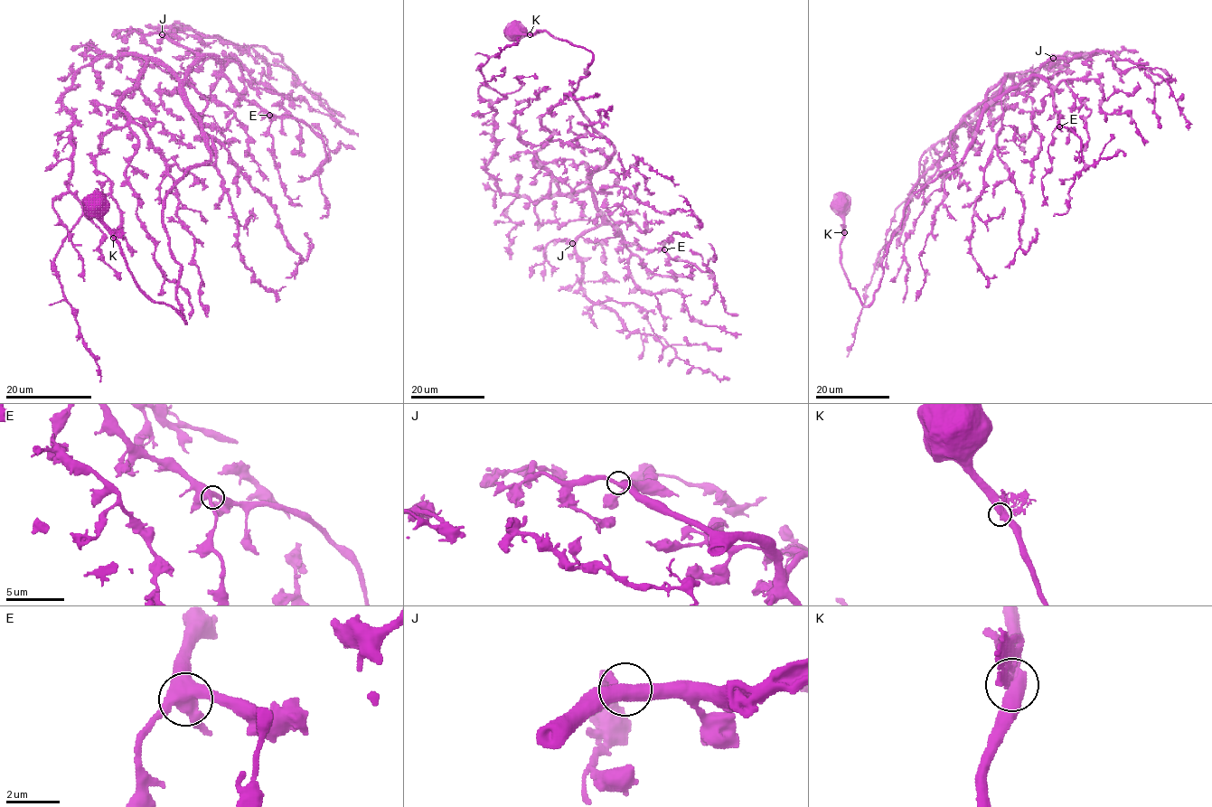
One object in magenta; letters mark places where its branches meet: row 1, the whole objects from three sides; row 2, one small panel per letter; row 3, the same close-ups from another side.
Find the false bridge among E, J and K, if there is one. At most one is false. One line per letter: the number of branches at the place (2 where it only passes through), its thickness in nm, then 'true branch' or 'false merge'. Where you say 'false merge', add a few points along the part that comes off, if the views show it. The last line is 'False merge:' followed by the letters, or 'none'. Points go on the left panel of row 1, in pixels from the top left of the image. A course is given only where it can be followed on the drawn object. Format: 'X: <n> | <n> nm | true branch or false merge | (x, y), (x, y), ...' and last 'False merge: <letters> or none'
E: 3 | 460 nm | true branch
J: 3 | 440 nm | true branch
K: 3 | 440 nm | true branch
False merge: none

